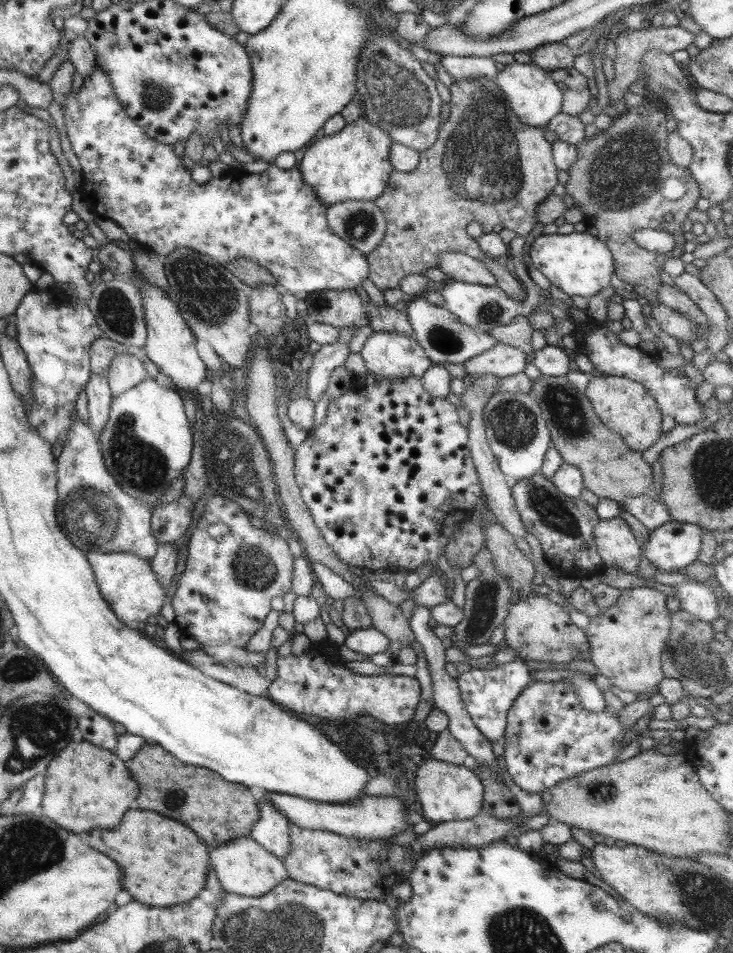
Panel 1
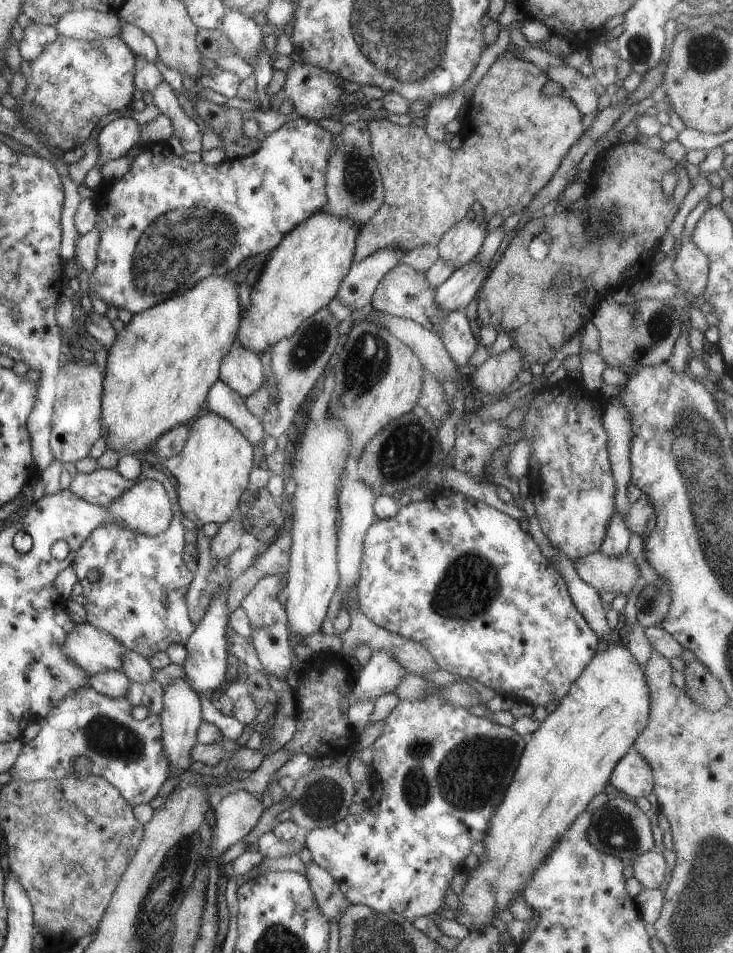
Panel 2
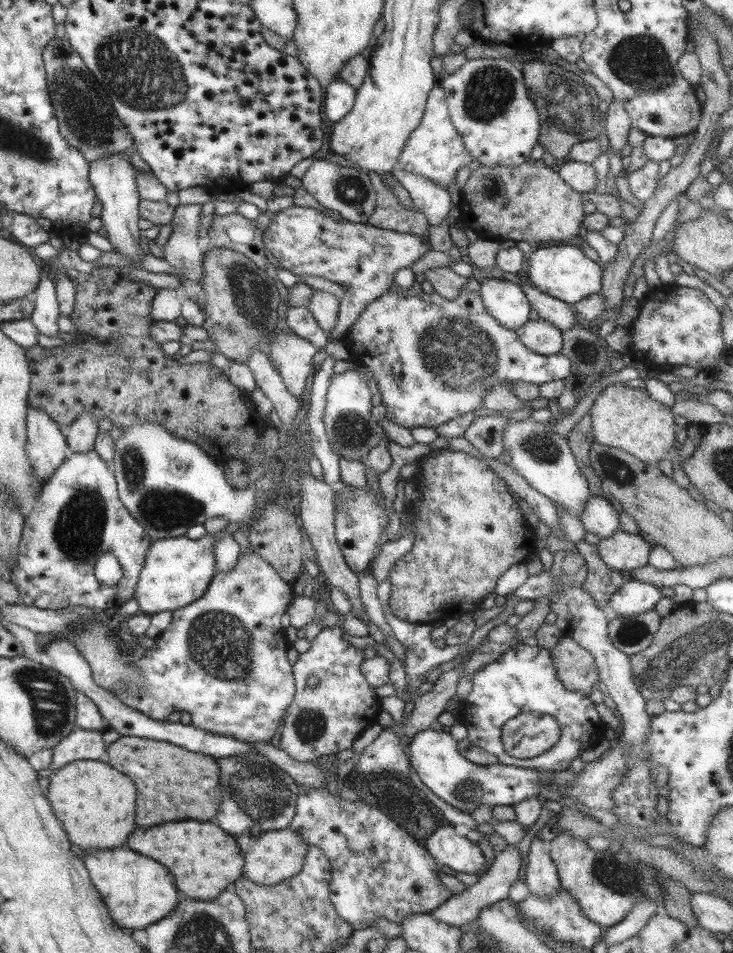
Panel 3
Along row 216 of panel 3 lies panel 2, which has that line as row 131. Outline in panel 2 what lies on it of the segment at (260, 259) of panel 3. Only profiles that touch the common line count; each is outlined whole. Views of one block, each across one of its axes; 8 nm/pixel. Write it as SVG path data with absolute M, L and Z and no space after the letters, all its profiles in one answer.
M195 88L187 94L198 117L220 136L225 158L249 156L259 148L260 139L247 138L241 134L241 124L244 121L241 110L227 110L224 106L206 100L196 102L196 96Z

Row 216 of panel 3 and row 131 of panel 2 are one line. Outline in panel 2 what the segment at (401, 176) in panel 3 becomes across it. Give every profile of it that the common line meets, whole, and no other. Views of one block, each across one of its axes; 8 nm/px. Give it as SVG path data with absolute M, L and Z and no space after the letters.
M457 88L449 96L441 96L441 98L431 102L427 107L427 114L423 118L425 119L423 132L433 141L443 141L446 124L457 116L463 102L463 90L461 88Z

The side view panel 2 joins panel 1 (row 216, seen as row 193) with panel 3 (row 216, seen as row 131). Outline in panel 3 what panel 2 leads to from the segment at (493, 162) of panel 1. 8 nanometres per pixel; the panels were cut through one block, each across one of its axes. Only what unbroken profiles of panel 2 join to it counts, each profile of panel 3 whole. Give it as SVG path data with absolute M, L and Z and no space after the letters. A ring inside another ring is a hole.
M530 157L519 166L479 165L470 172L460 193L461 219L483 239L521 240L537 248L543 243L567 242L578 236L583 220L580 194L541 159ZM367 172L373 190L376 192L376 208L367 219L367 223L379 229L398 233L419 235L423 243L427 238L428 222L416 208L406 210L393 196L390 187L382 182L377 173Z

